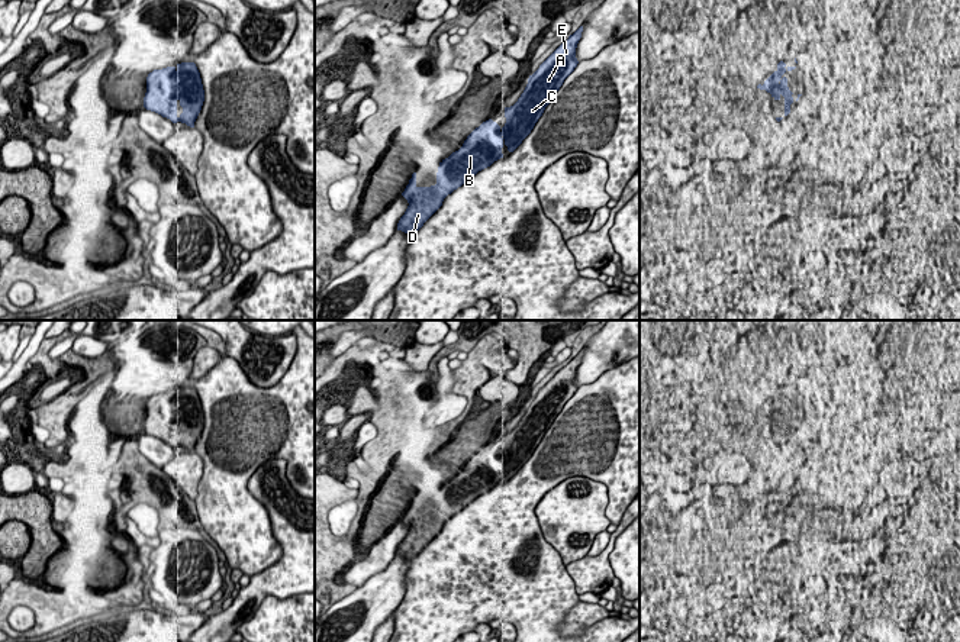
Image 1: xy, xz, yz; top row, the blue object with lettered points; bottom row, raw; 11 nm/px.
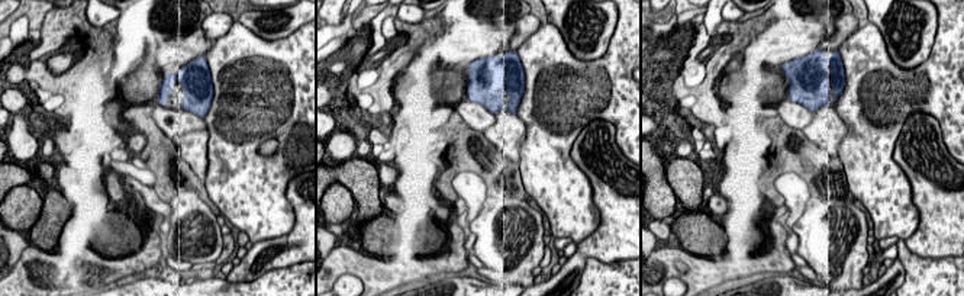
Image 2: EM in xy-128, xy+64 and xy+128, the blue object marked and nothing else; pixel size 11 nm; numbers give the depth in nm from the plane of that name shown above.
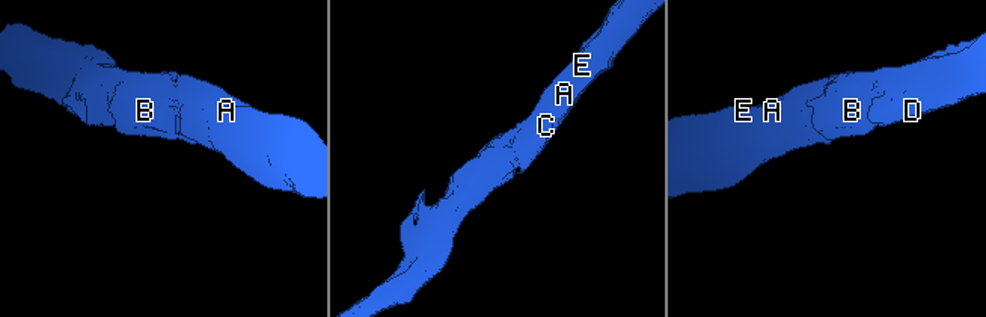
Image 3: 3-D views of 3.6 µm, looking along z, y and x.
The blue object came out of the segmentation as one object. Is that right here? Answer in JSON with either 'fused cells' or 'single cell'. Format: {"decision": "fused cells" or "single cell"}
{"decision": "single cell"}

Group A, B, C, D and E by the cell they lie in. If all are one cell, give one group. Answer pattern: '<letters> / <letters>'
A B C D E

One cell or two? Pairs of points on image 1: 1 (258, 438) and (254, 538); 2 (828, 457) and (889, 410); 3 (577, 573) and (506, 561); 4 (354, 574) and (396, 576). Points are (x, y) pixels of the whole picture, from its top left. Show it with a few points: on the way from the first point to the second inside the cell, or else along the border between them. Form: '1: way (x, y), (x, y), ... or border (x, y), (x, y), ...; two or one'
1: way (237, 463), (237, 513); one
2: way (843, 442), (867, 418), (875, 418); one
3: border (564, 567), (577, 594); two
4: border (396, 552), (395, 558), (383, 570), (357, 589); two

